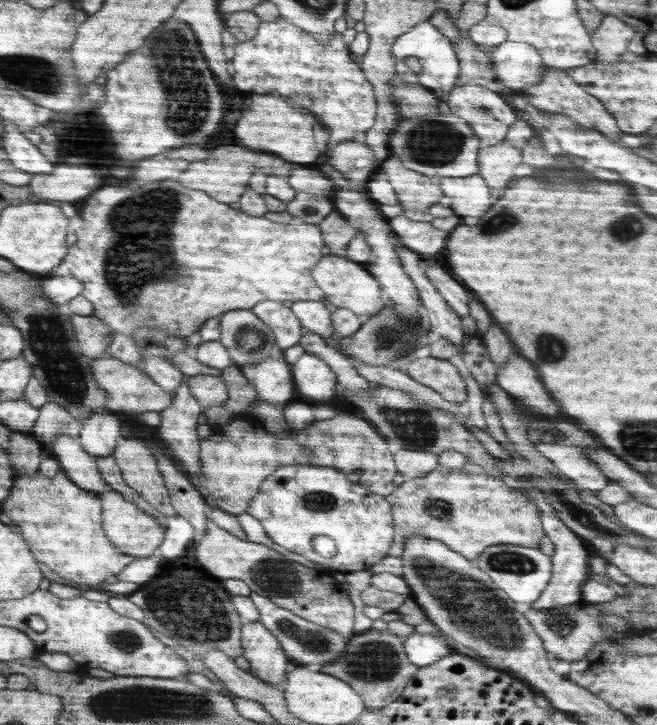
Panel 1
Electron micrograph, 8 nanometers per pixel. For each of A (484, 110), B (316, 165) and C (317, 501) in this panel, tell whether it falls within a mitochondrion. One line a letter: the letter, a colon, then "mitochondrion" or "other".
A: mitochondrion
B: other
C: mitochondrion

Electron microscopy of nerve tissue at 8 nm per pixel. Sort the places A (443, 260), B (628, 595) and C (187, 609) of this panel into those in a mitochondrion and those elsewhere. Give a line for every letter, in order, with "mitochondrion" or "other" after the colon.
A: other
B: other
C: mitochondrion

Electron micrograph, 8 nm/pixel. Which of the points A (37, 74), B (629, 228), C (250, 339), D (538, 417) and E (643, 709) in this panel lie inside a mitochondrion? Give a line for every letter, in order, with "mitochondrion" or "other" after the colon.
A: mitochondrion
B: mitochondrion
C: mitochondrion
D: other
E: mitochondrion

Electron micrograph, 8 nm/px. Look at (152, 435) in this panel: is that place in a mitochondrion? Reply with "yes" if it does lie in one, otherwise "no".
no

